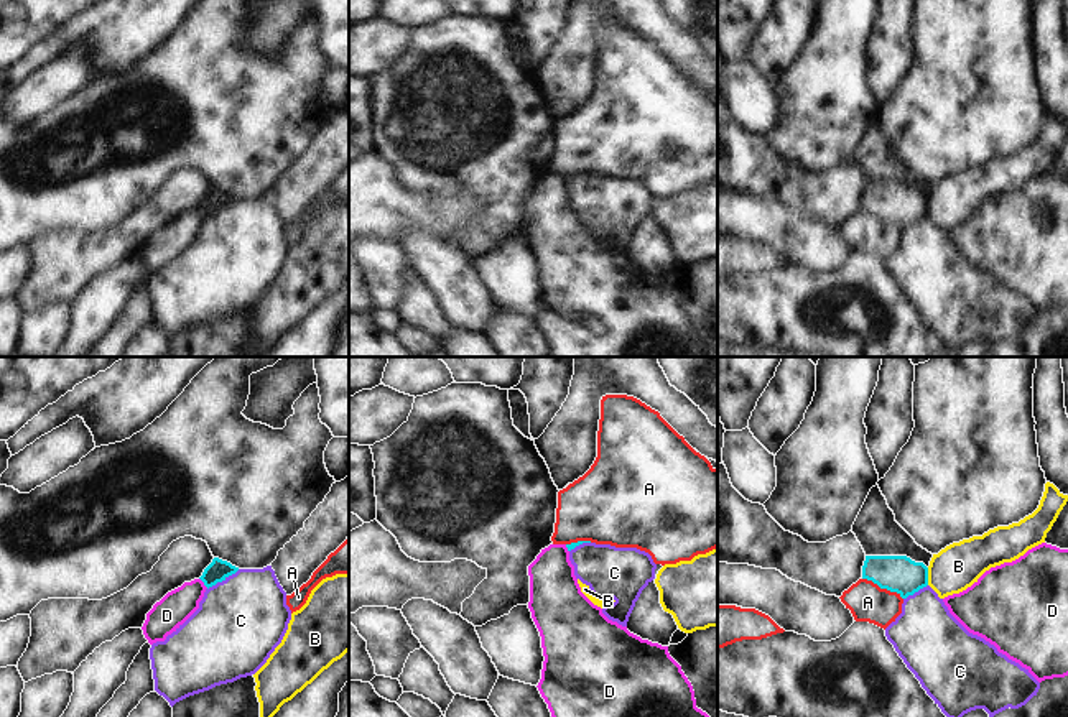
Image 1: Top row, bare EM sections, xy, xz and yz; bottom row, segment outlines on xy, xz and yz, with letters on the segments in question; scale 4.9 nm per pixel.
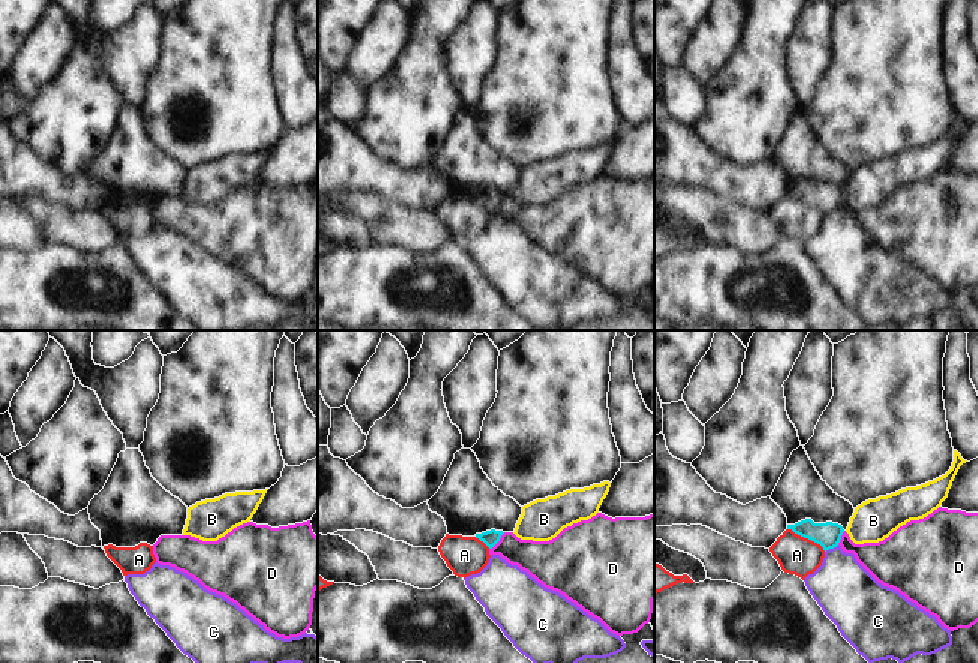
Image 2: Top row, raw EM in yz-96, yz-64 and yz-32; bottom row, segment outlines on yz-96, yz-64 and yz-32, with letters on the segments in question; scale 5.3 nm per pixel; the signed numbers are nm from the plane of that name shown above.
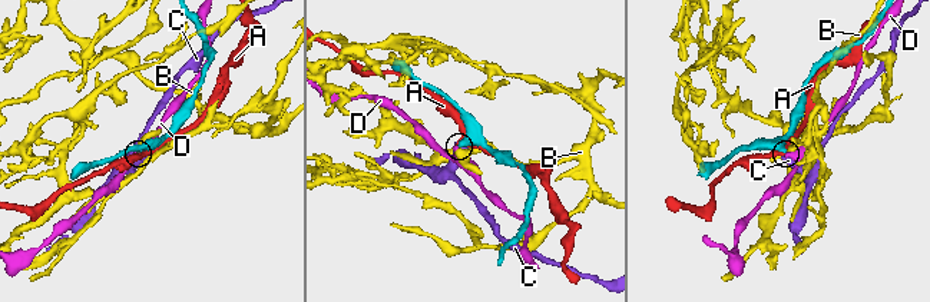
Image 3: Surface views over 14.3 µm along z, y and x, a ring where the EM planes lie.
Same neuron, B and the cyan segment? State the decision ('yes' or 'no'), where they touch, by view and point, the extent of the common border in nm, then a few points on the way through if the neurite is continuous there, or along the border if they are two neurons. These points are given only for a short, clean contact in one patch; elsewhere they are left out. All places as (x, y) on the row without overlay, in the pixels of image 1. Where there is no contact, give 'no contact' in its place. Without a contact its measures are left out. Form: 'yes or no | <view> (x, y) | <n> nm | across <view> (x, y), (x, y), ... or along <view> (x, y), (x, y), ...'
no | yz (927, 208) | 90 nm

